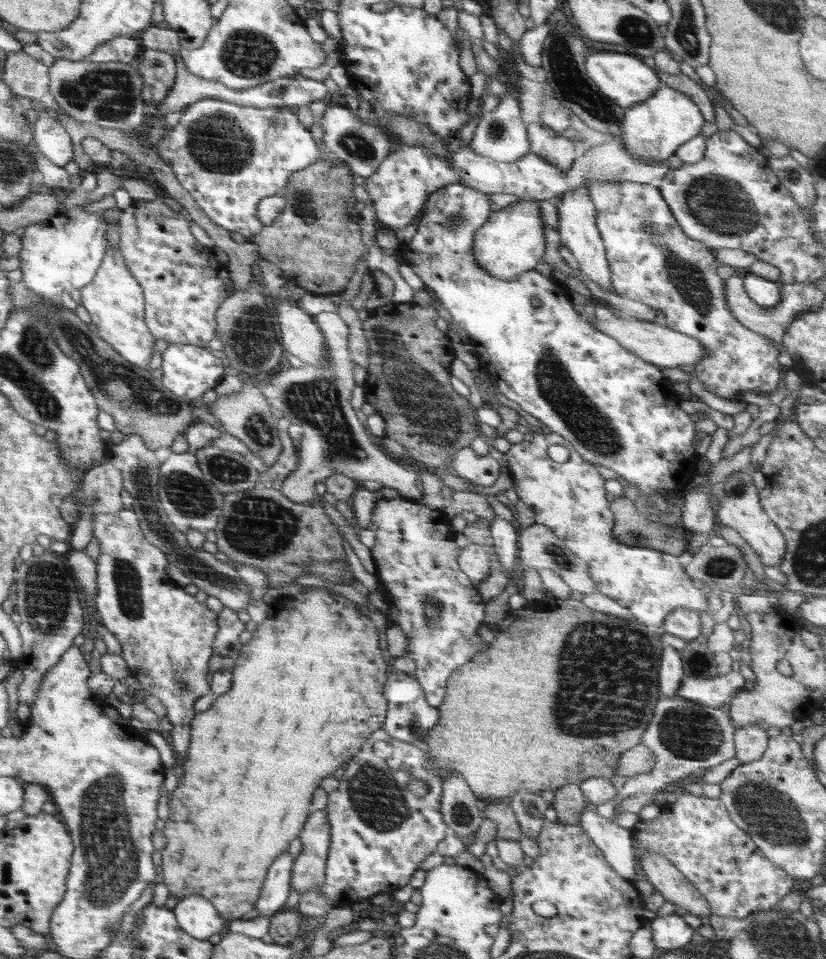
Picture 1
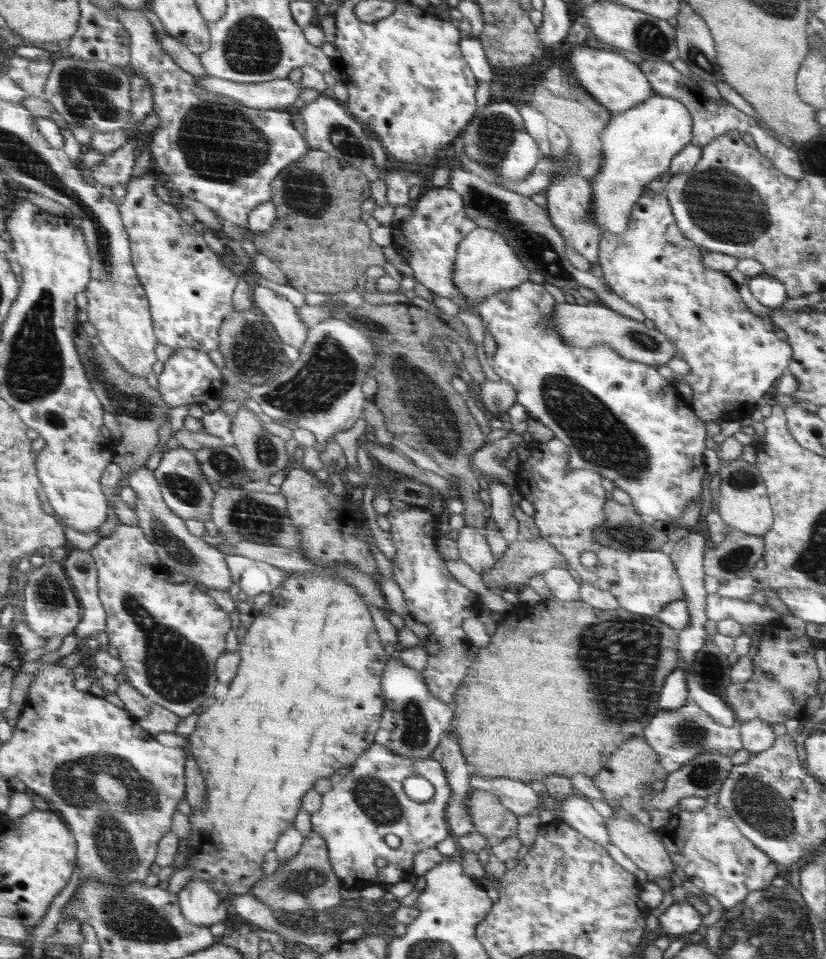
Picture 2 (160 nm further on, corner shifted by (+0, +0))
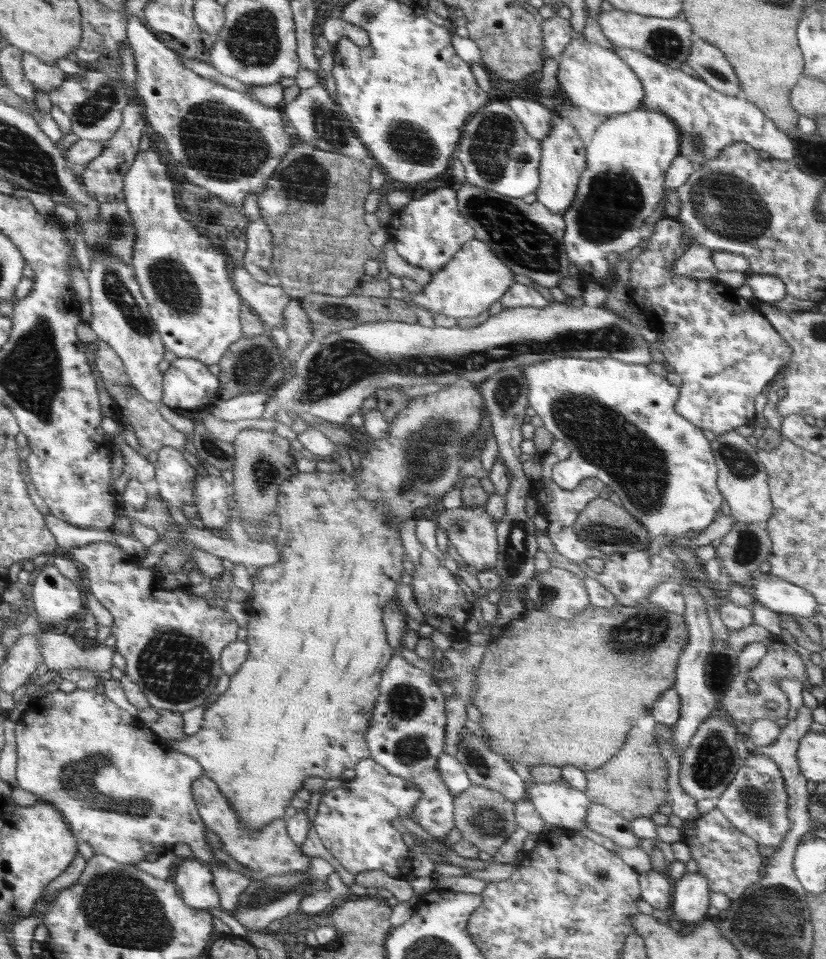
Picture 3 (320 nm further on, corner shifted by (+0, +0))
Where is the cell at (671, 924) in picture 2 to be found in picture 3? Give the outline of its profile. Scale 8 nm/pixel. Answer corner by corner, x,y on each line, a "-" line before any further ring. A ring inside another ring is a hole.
698,871
684,873
676,882
672,914
682,923
702,921
710,906
710,886

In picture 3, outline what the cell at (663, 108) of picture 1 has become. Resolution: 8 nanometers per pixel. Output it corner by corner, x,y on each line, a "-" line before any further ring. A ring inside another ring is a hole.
640,107
624,114
612,115
594,131
590,143
586,144
587,168
579,178
575,200
563,212
565,233
564,248
569,262
578,267
582,280
602,282
604,278
617,278
616,265
608,262
606,256
616,252
624,256
642,242
640,228
654,214
656,206
664,196
664,174
671,168
680,150
680,133
672,119
659,110

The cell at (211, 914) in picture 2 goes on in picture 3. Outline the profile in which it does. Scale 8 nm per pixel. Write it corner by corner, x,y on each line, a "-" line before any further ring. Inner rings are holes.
186,860
177,867
174,884
179,888
182,901
196,910
218,906
218,894
212,886
212,871
196,860

